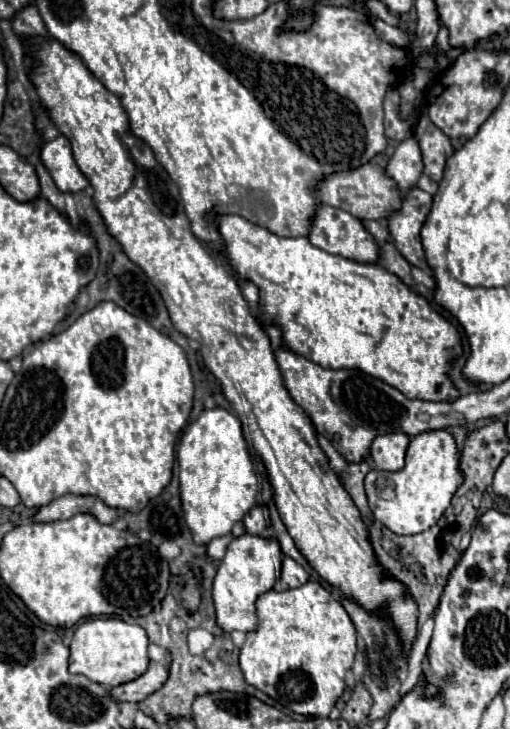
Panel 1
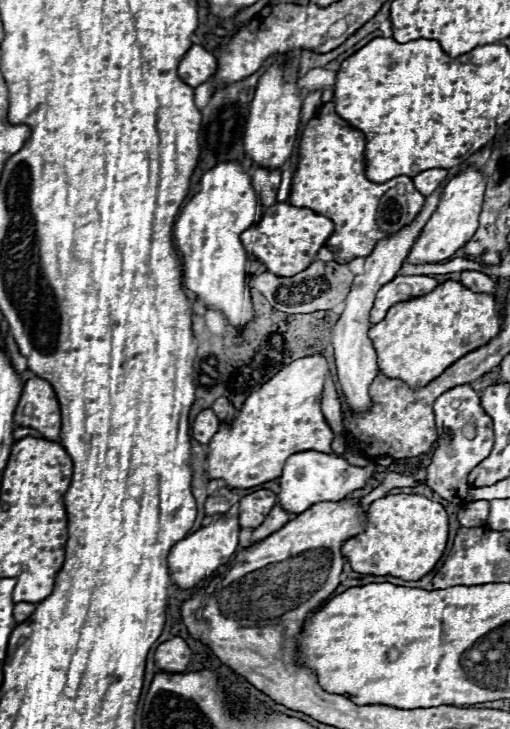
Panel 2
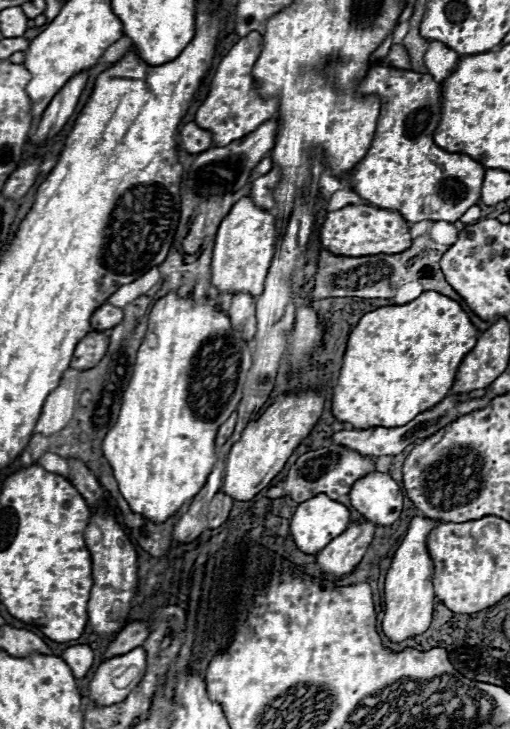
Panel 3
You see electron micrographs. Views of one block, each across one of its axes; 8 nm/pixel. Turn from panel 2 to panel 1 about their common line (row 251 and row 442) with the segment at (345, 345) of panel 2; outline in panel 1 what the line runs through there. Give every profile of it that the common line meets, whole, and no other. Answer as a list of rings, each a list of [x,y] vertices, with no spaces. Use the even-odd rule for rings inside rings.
[[[404,432],[376,436],[370,448],[370,458],[378,470],[390,470],[390,472],[402,470],[408,444],[410,438]]]

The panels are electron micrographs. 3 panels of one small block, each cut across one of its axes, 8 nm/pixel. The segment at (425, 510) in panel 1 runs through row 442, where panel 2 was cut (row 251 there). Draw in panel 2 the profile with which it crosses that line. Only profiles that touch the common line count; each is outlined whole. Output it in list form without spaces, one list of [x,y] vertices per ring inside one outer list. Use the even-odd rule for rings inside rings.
[[[468,168],[462,174],[454,176],[440,198],[440,204],[432,218],[426,222],[424,230],[416,238],[410,254],[408,254],[408,264],[436,264],[440,260],[450,258],[456,250],[460,250],[478,230],[478,218],[484,202],[484,188],[486,188],[486,178],[478,168]]]

